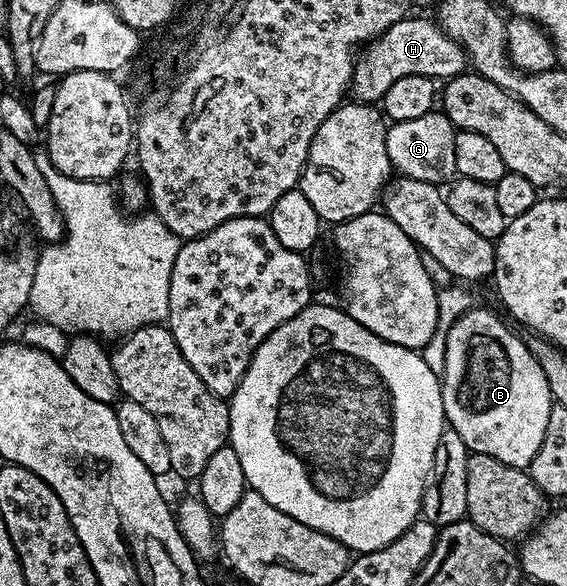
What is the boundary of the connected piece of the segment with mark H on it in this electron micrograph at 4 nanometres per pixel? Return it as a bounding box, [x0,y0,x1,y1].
[350,19,469,102]

